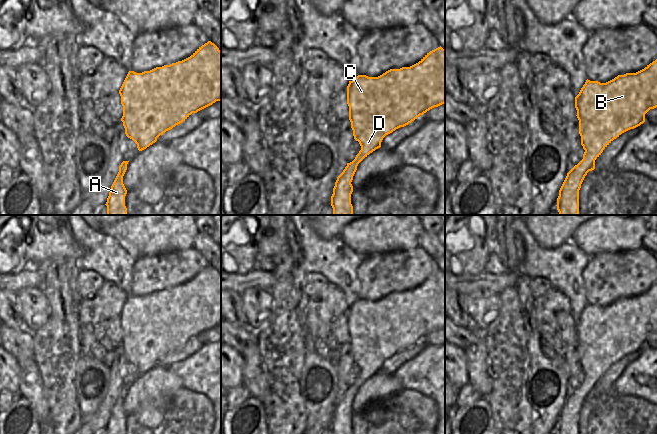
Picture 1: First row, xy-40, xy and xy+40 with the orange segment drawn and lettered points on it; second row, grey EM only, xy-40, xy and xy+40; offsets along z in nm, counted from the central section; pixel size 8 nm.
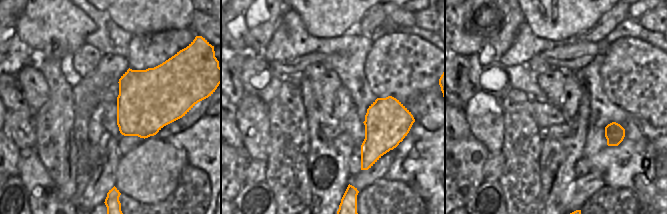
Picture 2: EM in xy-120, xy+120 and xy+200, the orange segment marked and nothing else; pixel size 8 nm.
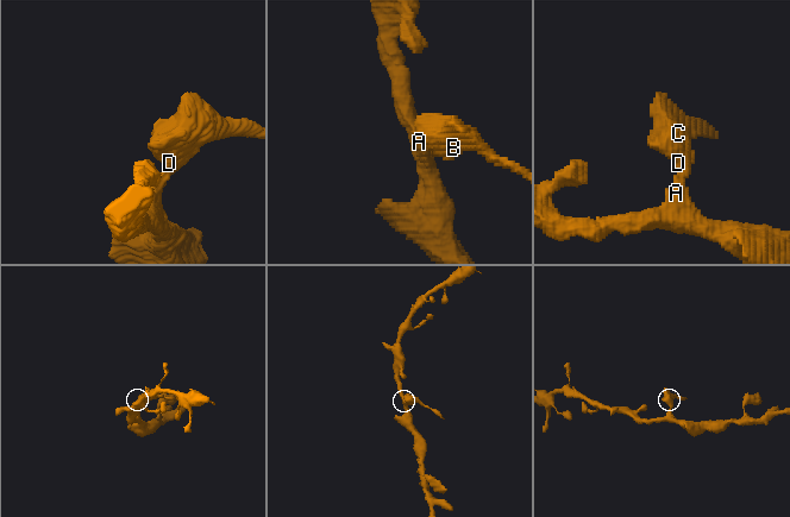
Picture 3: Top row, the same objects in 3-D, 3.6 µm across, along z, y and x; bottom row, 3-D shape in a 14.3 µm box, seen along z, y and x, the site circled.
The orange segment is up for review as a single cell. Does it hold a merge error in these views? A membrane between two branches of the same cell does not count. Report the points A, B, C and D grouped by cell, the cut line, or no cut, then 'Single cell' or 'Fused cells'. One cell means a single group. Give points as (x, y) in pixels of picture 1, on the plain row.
Groups: A / B C D. Split along xy+40 (583, 382), (586, 384), (589, 394). Fused cells.

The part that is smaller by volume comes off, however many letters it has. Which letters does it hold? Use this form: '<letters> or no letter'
B, C, D.

